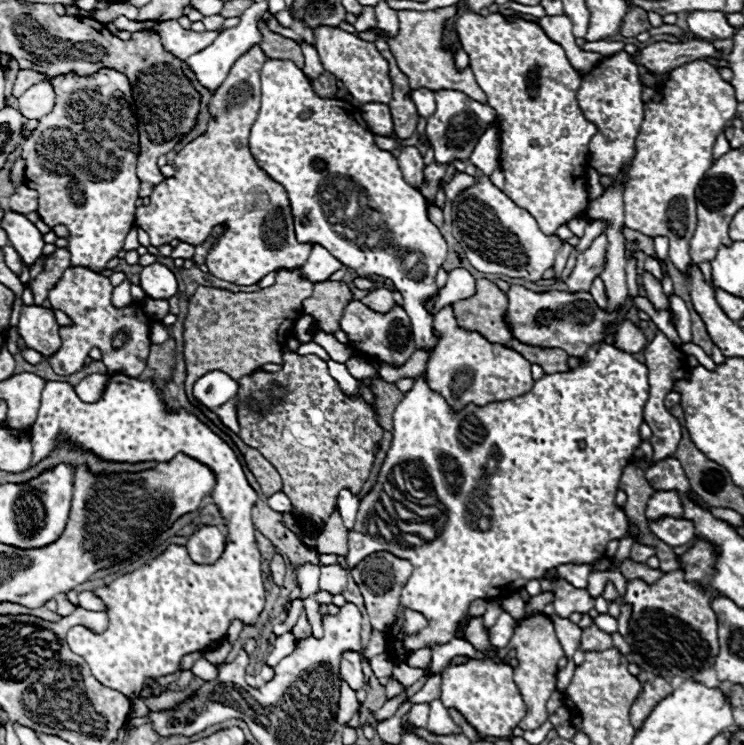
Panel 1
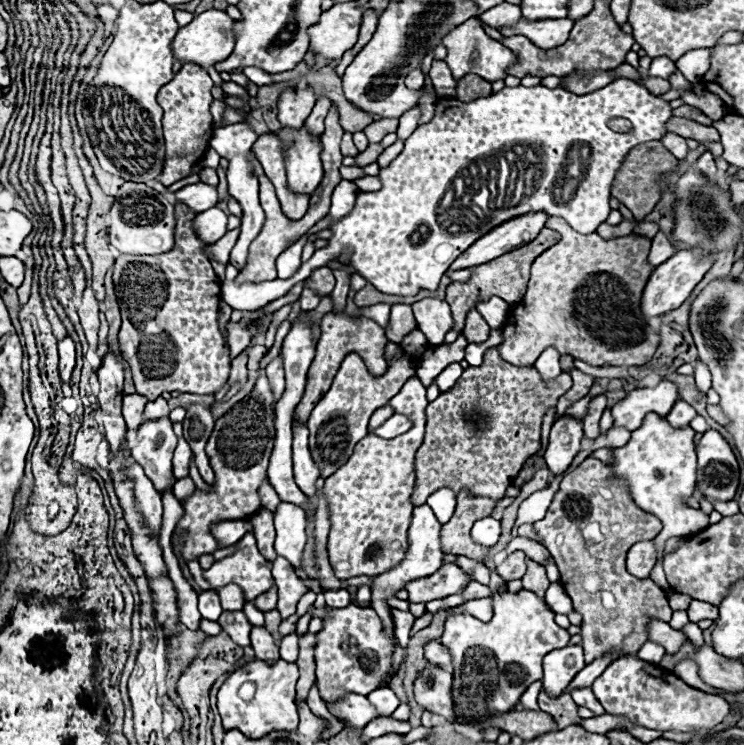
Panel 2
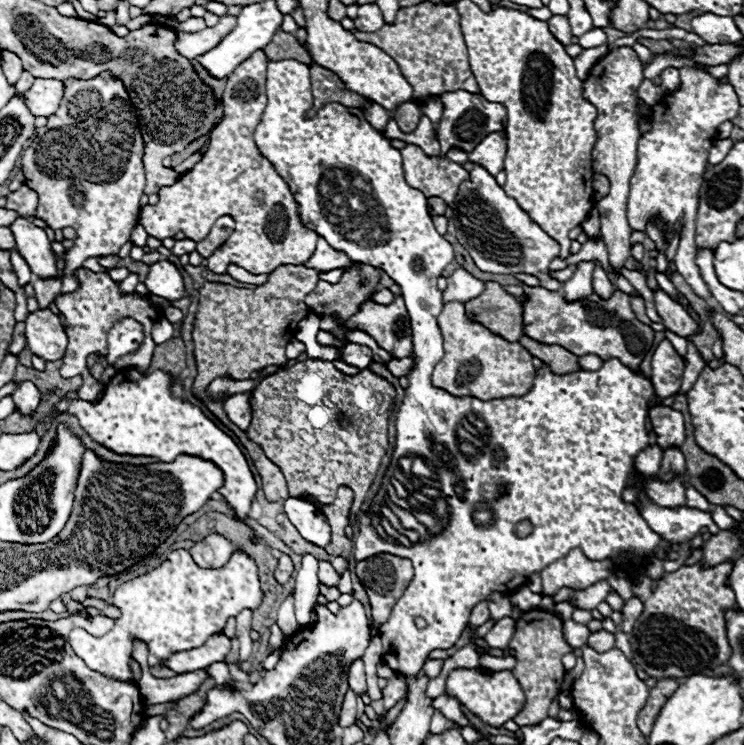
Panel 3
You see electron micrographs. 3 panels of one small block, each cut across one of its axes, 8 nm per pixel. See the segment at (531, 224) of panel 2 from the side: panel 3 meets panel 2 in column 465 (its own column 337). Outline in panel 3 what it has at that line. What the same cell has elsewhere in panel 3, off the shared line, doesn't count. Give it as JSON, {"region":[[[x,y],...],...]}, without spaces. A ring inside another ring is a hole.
{"region":[[[256,50],[244,64],[236,66],[222,92],[224,118],[212,130],[208,150],[172,186],[158,192],[154,206],[140,208],[138,224],[156,240],[184,232],[188,240],[200,242],[220,216],[230,216],[236,222],[234,234],[208,258],[208,268],[214,274],[226,274],[228,264],[236,264],[250,274],[270,274],[278,266],[300,266],[304,262],[306,268],[314,268],[316,272],[346,268],[350,260],[344,252],[336,252],[330,244],[324,244],[326,240],[318,240],[310,230],[304,230],[288,184],[260,156],[254,144],[254,128],[266,106],[266,64],[266,54]]]}

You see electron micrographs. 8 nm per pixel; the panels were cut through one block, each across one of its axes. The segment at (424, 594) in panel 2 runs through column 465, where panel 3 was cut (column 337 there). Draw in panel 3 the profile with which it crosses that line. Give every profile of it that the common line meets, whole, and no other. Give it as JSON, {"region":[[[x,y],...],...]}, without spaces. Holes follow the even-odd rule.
{"region":[[[320,562],[320,572],[318,572],[318,578],[324,586],[338,586],[340,582],[340,574],[332,568],[330,562]]]}

